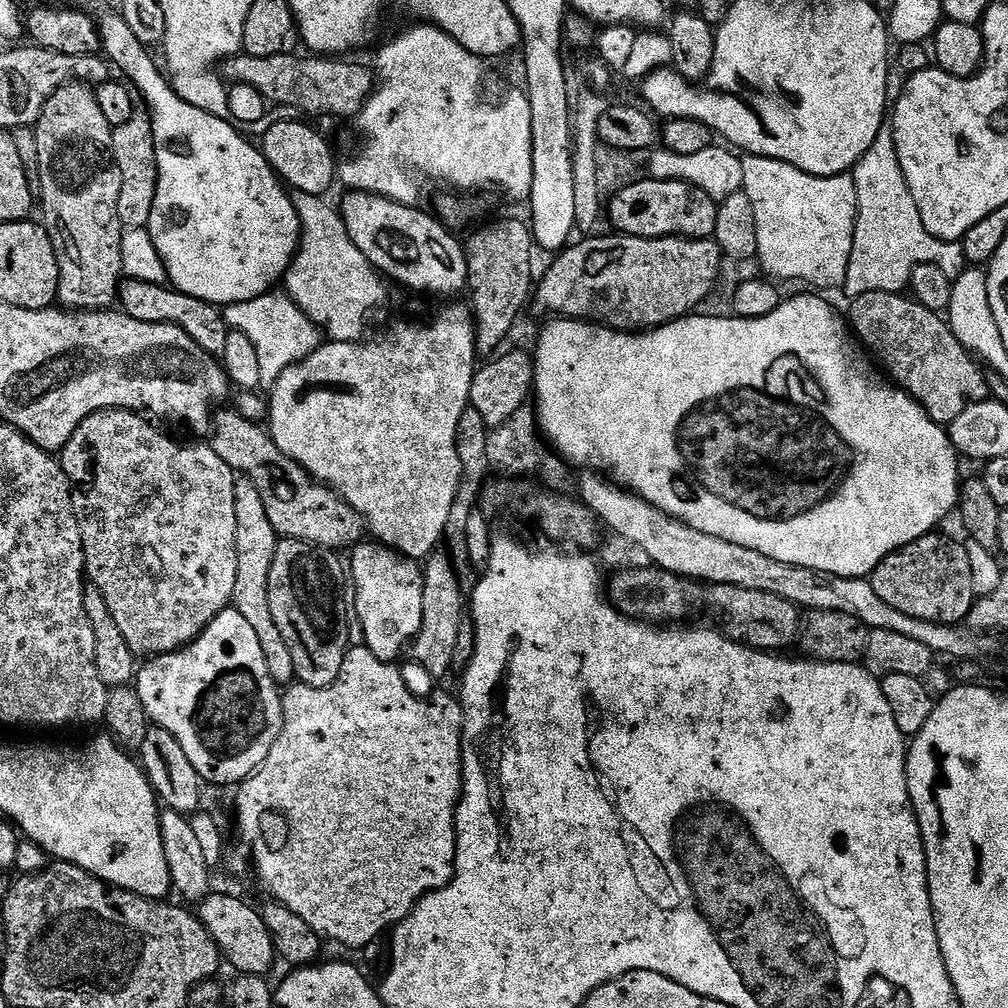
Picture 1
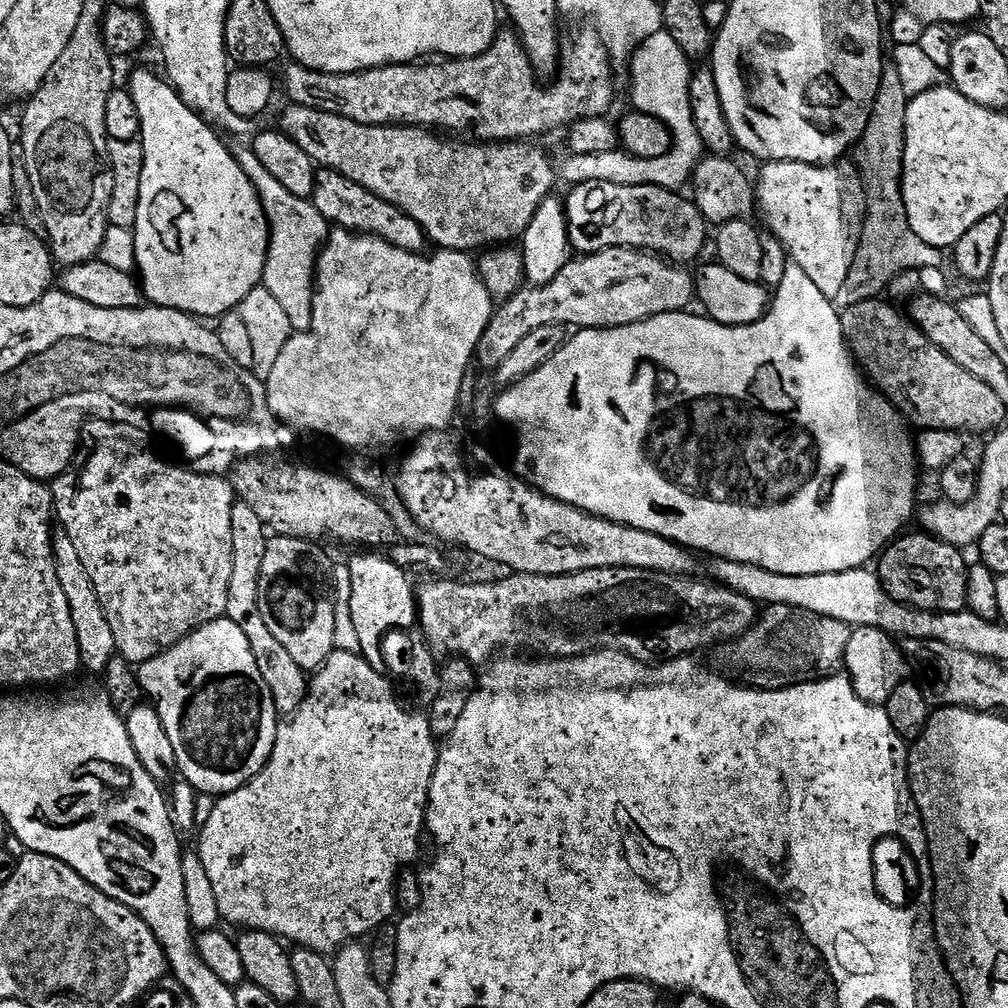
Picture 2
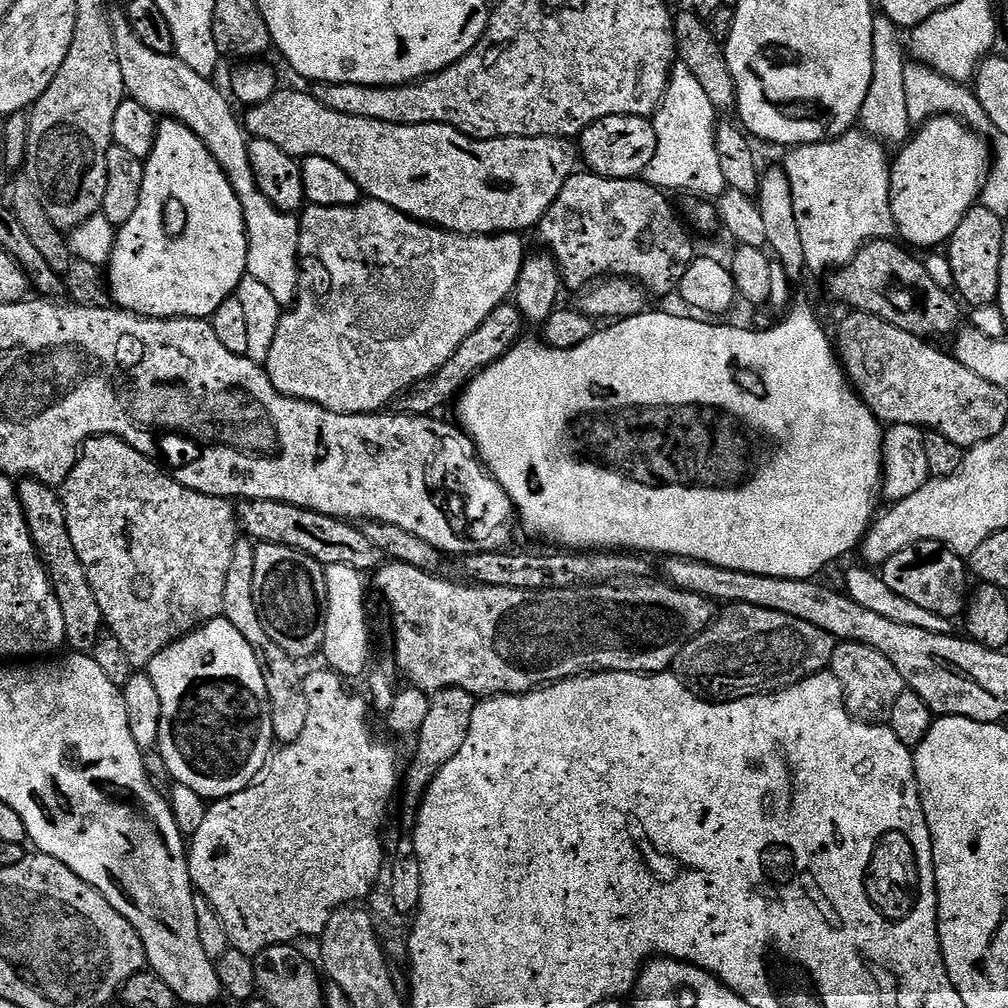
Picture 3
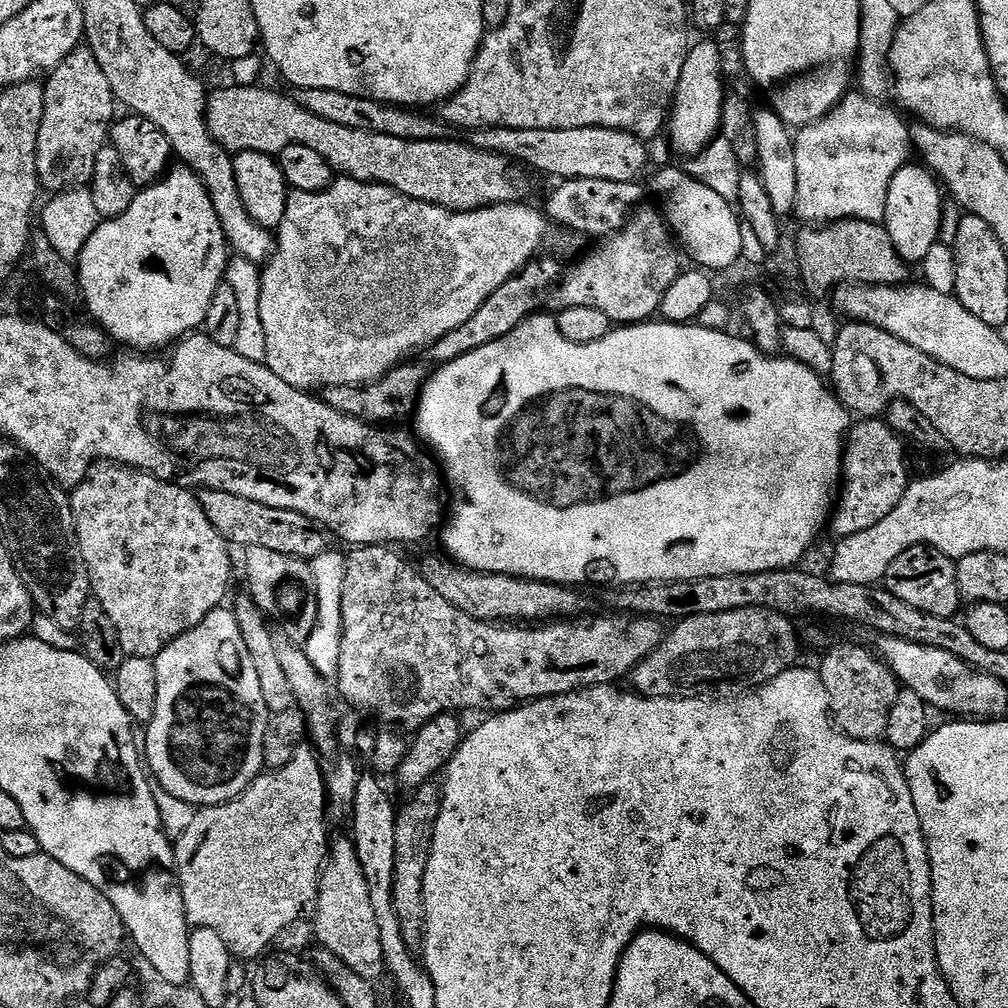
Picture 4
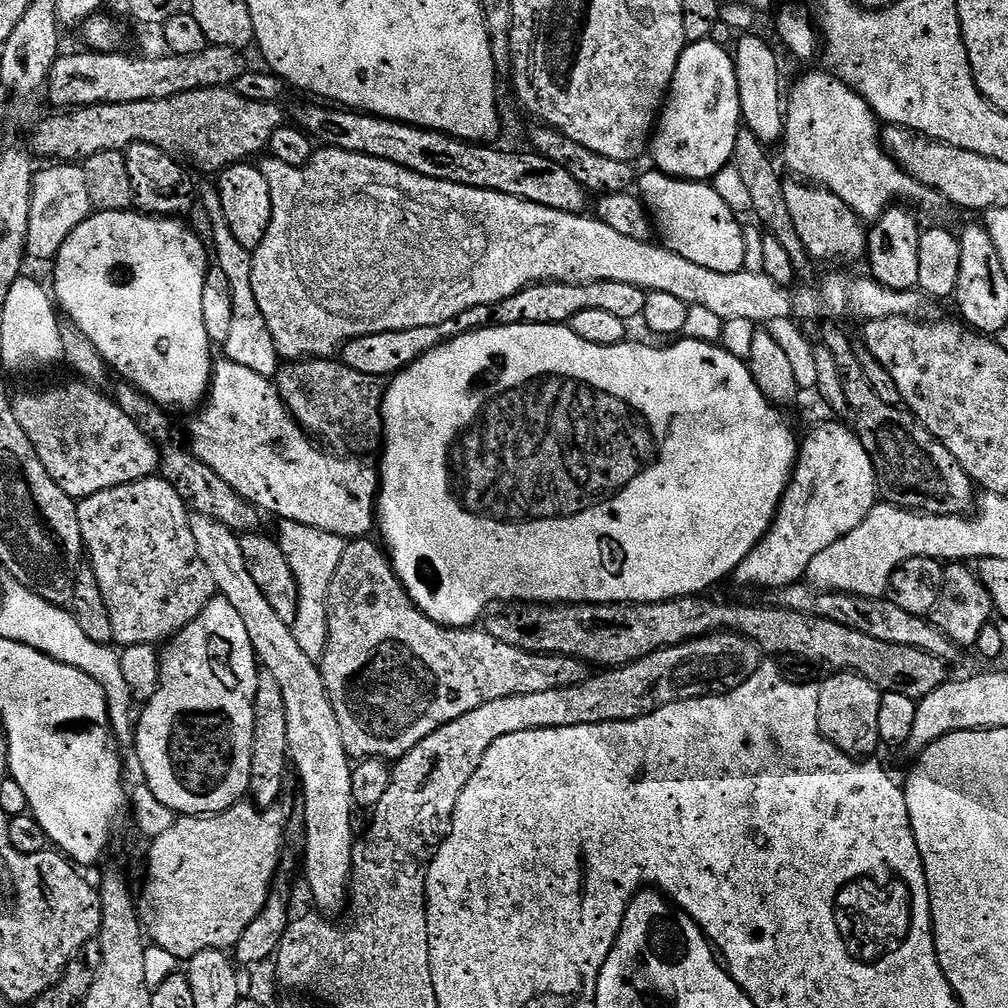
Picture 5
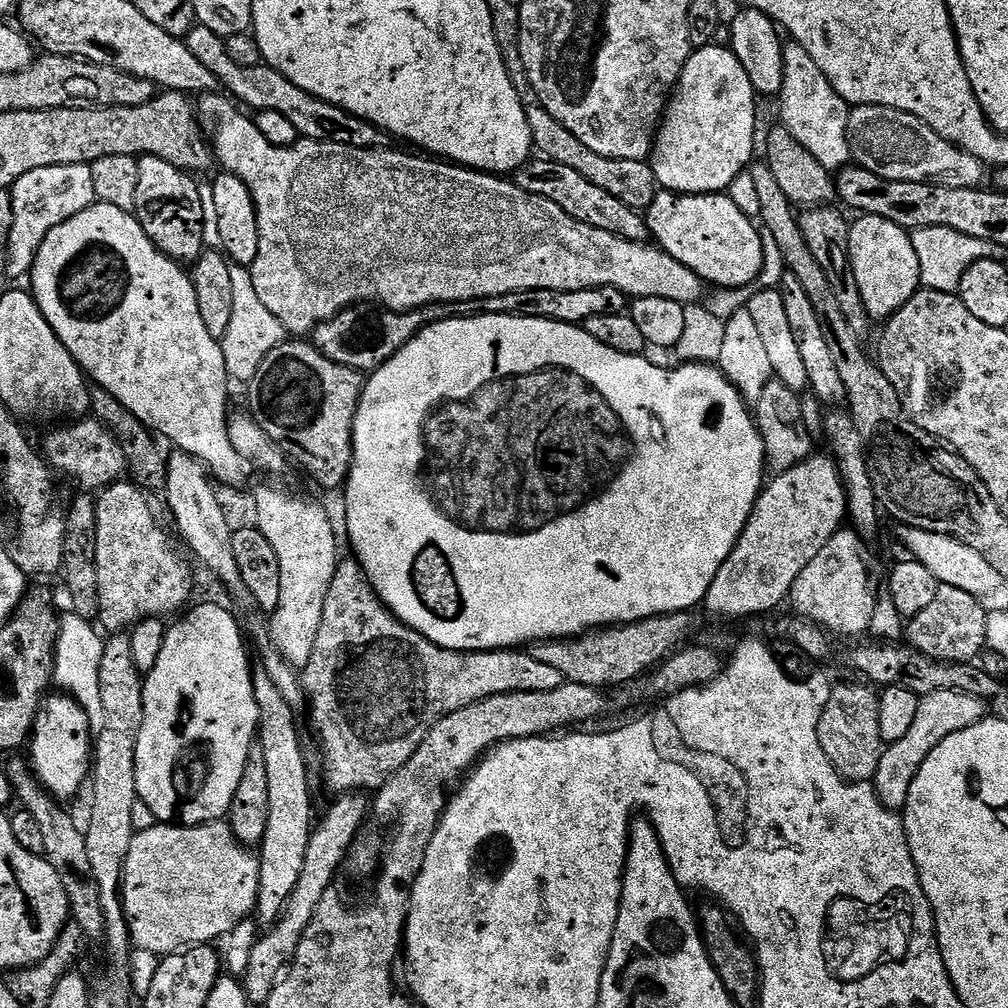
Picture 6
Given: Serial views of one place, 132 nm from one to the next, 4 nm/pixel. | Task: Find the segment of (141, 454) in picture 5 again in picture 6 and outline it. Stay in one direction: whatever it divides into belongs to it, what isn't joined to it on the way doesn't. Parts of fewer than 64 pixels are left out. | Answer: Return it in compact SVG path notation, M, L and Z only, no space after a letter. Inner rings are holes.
M80 418L67 426L57 428L60 429L45 438L42 455L55 471L57 468L62 475L69 476L80 490L103 490L108 485L117 483L125 475L127 460L123 456L122 446L102 421L95 418Z

